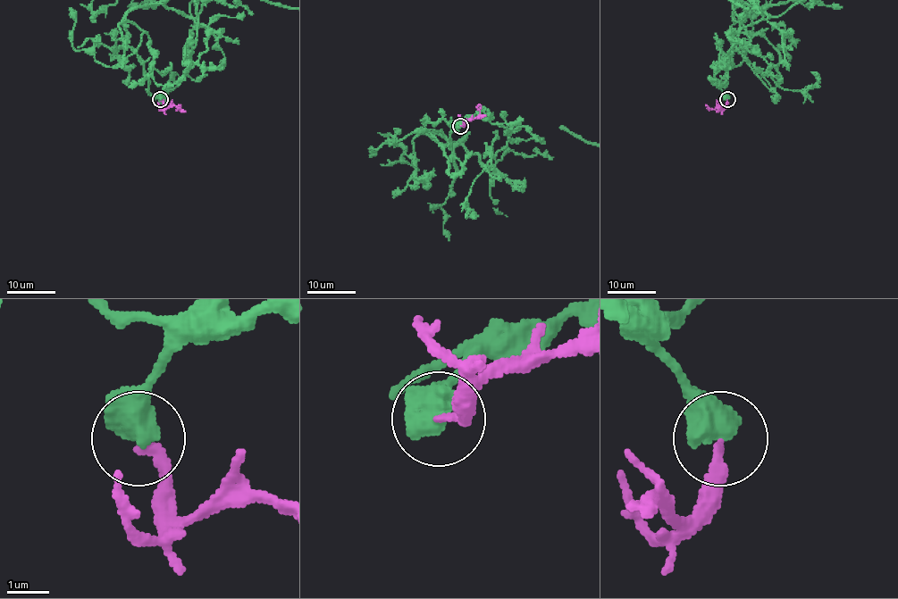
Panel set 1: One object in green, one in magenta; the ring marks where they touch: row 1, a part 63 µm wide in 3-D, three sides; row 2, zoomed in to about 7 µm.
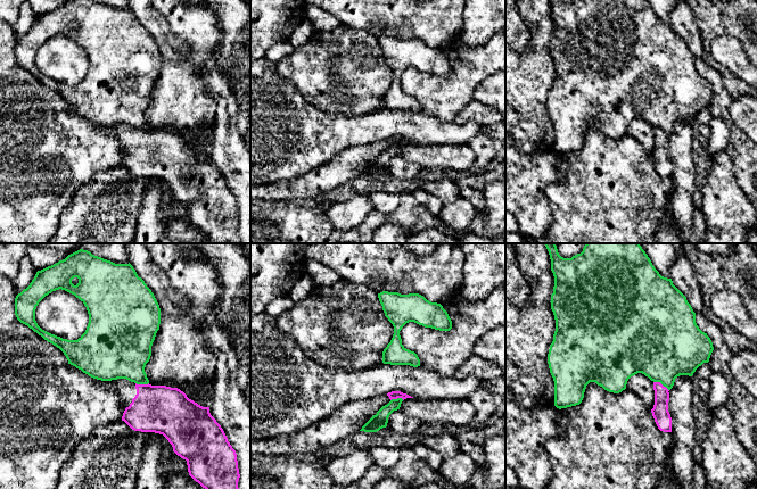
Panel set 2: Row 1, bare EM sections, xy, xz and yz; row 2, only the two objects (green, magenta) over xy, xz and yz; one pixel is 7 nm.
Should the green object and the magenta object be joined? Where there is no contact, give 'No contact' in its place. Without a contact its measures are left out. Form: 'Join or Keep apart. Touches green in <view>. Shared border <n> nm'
Keep apart. Touches green in yz. Shared border 130 nm

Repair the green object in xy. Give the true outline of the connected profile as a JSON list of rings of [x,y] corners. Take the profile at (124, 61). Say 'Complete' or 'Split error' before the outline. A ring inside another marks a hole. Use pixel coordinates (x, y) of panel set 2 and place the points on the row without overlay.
Complete. [[[68,0],[36,17],[30,31],[16,41],[15,60],[59,93],[68,109],[89,122],[149,129],[145,113],[159,75],[161,53],[130,8],[115,9],[94,0]],[[59,34],[74,40],[87,52],[89,68],[77,85],[51,80],[35,66],[39,48]]]

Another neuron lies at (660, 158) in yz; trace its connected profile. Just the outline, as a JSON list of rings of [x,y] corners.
[[[653,127],[655,150],[651,155],[655,167],[660,176],[672,177],[672,163],[668,157],[669,135],[660,127]]]

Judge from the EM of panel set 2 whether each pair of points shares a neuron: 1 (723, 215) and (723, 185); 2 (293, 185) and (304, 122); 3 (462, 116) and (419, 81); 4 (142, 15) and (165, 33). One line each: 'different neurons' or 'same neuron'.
1: same neuron
2: different neurons
3: different neurons
4: same neuron

